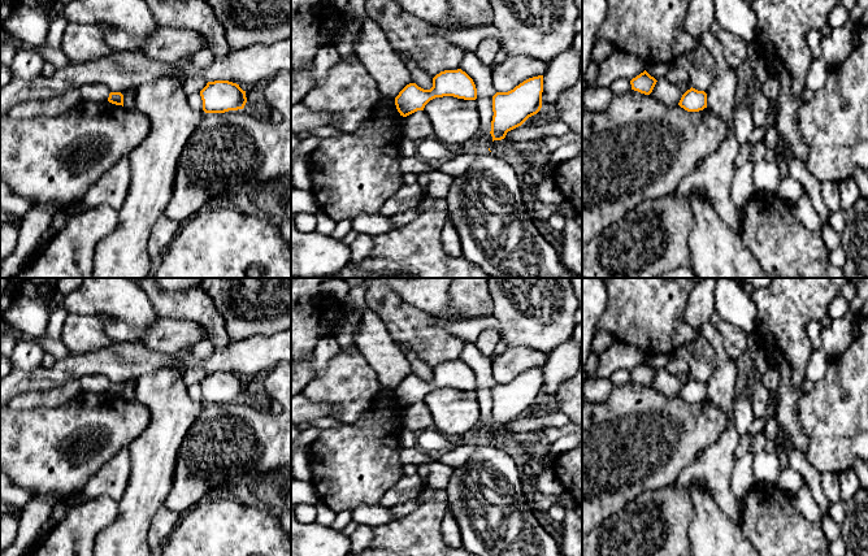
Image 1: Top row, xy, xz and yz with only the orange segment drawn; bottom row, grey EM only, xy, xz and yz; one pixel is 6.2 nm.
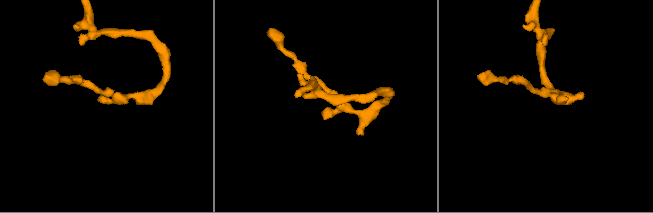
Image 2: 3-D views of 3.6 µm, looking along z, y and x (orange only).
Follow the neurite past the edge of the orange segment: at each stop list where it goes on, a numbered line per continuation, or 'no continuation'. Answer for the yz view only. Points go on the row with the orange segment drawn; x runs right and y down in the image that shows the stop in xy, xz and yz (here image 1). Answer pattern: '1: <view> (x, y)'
no continuation

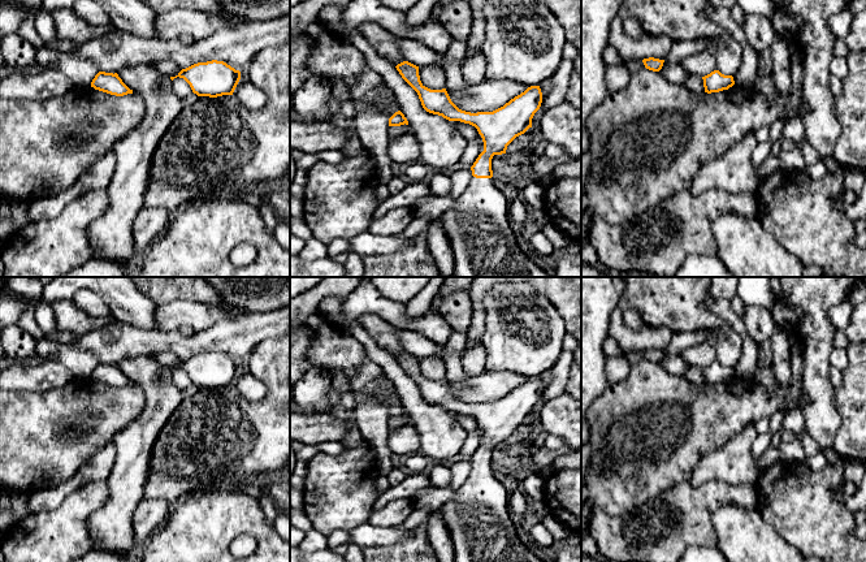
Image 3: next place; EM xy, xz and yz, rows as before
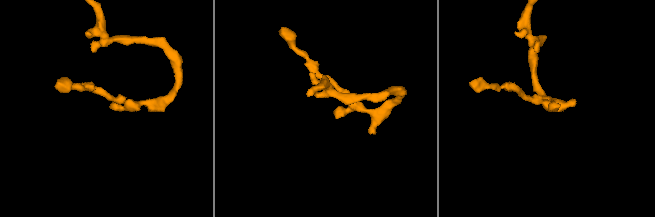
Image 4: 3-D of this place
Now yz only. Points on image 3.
no continuation

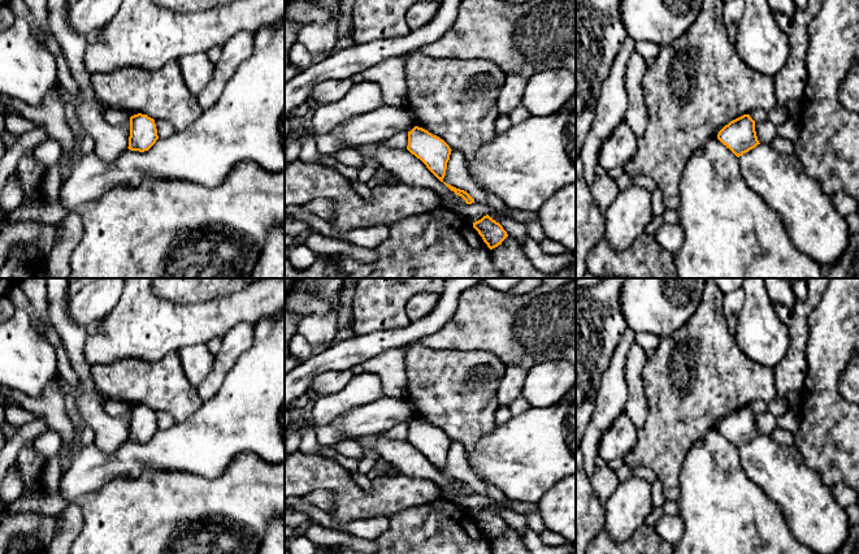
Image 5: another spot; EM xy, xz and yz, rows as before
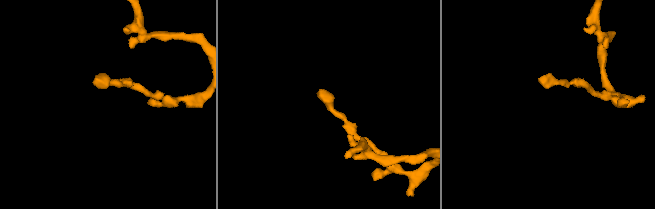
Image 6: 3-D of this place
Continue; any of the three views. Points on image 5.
no continuation

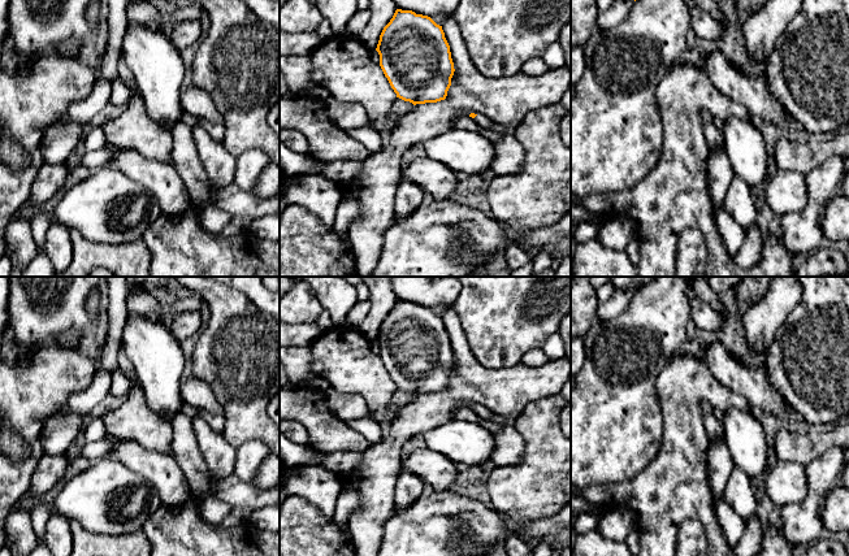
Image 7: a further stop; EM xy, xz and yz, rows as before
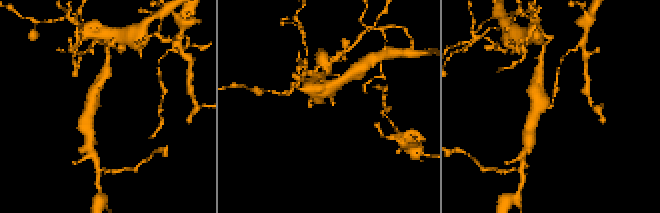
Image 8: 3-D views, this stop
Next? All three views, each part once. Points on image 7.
1: xz (483, 121)

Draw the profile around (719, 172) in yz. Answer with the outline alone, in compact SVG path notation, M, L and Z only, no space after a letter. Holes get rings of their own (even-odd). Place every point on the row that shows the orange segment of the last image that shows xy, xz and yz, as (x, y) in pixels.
M715 147L710 149L707 158L707 184L715 209L723 209L723 203L733 178L735 173L724 148Z

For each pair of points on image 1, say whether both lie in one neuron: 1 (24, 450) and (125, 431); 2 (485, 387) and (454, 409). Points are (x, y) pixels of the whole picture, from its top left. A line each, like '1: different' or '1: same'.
1: same
2: different

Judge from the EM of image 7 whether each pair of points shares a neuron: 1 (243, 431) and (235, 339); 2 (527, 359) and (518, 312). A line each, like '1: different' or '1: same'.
1: same
2: different

